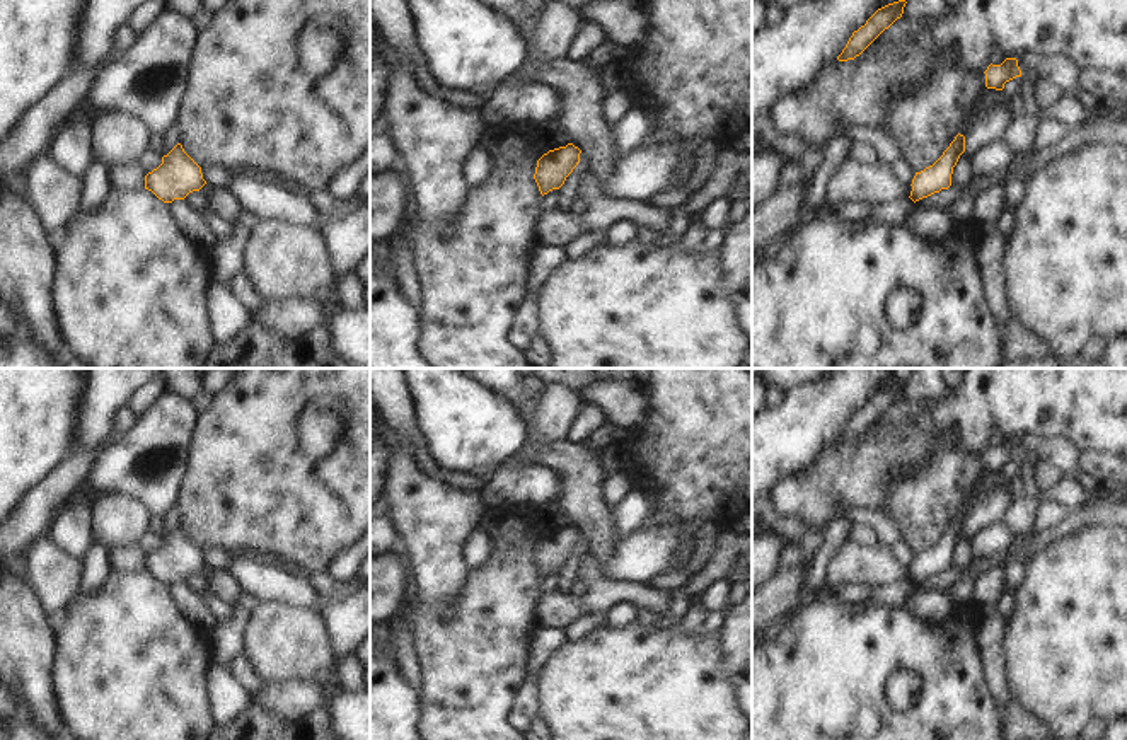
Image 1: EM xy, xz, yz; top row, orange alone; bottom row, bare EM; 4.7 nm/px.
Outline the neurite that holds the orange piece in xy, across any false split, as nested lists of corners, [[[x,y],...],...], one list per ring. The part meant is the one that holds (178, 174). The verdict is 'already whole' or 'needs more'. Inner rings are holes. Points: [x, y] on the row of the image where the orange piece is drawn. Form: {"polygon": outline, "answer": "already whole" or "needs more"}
{"polygon": [[[181,143],[162,157],[162,164],[157,169],[145,176],[145,189],[164,203],[184,199],[205,184],[201,167],[184,152]]], "answer": "already whole"}

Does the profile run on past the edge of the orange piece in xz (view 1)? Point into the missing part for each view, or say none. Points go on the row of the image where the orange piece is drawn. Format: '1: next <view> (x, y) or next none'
1: next none

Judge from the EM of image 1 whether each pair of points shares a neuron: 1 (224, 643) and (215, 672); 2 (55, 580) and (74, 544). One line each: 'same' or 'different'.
1: different
2: different

